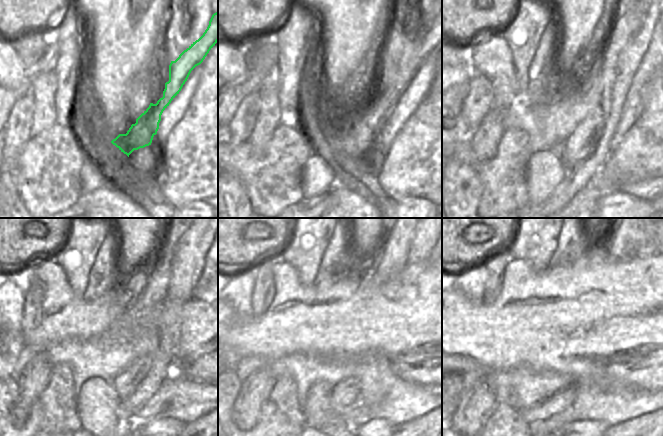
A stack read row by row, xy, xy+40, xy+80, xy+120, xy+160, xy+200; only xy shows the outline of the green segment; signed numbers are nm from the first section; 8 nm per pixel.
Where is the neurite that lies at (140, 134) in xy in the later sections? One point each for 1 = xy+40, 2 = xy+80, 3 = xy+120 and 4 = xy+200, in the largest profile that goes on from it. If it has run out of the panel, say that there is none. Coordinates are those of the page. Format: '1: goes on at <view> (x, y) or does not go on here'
1: goes on at xy+40 (357, 140)
2: goes on at xy+80 (579, 145)
3: goes on at xy+120 (125, 383)
4: goes on at xy+200 (560, 401)

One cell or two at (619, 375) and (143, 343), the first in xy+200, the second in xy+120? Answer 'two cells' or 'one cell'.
two cells

